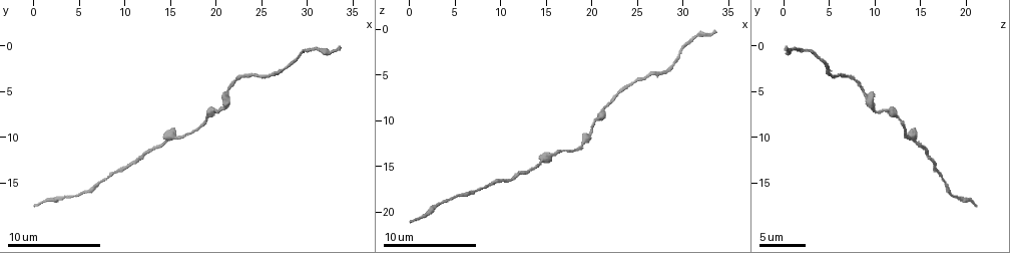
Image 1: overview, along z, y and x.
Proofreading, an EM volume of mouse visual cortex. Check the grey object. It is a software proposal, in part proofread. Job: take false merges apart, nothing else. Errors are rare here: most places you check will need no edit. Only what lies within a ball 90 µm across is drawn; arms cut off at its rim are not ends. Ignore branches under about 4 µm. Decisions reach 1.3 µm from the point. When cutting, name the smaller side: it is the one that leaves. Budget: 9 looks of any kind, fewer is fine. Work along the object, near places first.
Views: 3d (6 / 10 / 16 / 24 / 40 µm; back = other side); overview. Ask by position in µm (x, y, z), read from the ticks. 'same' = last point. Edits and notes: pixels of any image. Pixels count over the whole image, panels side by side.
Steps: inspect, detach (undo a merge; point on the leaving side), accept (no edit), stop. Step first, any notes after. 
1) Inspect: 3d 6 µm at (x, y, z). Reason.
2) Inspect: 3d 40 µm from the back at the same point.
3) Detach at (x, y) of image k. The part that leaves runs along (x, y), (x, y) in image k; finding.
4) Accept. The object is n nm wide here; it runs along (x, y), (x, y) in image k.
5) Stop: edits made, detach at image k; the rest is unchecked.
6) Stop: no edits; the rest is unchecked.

Inspect: 3d 6 µm at (8.8, 13.8, 17.0).

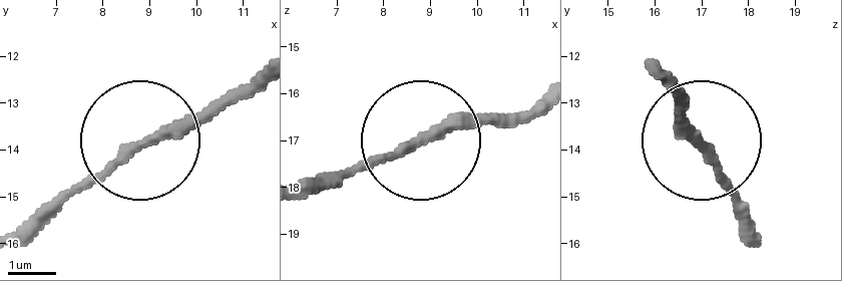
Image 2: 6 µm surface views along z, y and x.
Inspect: 3d 6 µm from the back at (8.70, 13.90, 17.00).

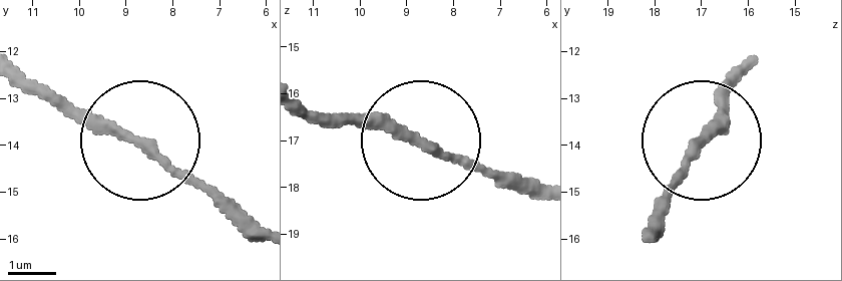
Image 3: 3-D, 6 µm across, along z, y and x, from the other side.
Accept. It runs along (20, 64), (151, 149), (244, 229) in image 3; one cell here.

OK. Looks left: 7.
Inspect: 3d 6 µm at (14.4, 10.4, 14.4). Thick turns thin.

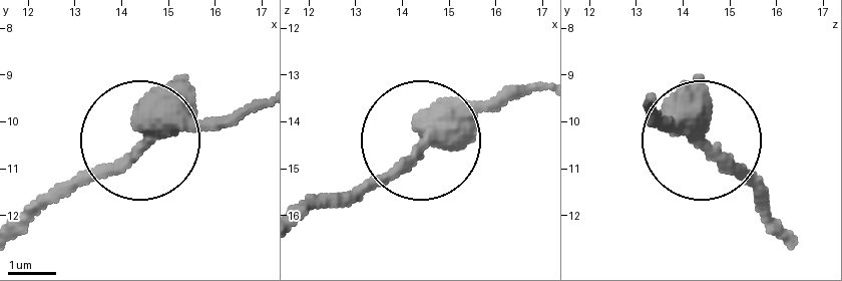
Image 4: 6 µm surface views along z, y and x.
Accept. The object is 380 nm wide here; it runs along (257, 100), (160, 124), (57, 201) in image 4; one cell here.

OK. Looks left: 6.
Inspect: 3d 10 µm at (21.4, 5.4, 9.0). Calibre changes.

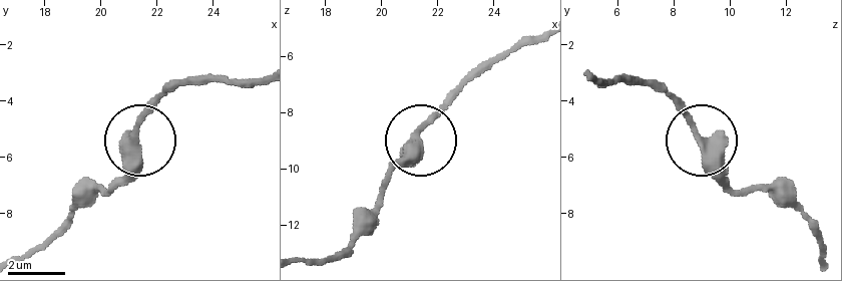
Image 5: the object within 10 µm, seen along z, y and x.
Inspect: 3d 6 µm at (21.1, 5.1, 8.9).

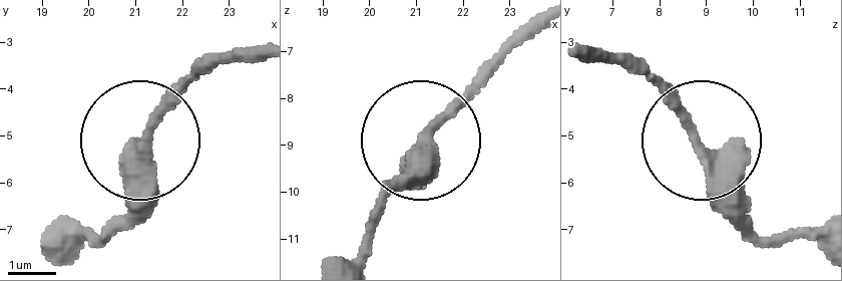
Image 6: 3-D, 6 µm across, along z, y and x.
Accept. It runs along (83, 241), (115, 213), (134, 141), (215, 61) in image 6; continuous, no second cell.

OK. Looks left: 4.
Inspect: 3d 10 µm at (24.4, 3.4, 5.8). A narrow waist.

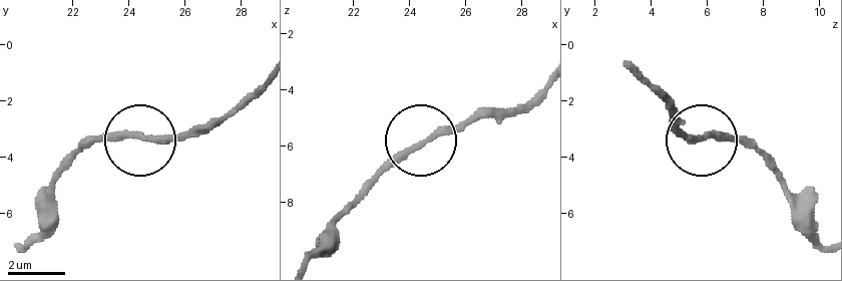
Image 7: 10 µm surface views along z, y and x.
Inspect: 3d 10 µm from the back at (24.5, 3.3, 5.9). From behind.

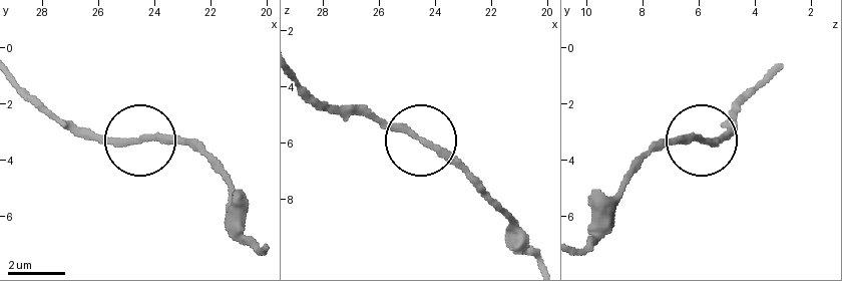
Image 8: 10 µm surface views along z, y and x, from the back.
Accept. It runs along (540, 258), (461, 172), (363, 109) in image 8; continuous, no second cell.

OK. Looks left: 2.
Stop: no edits; the rest is unchecked.

